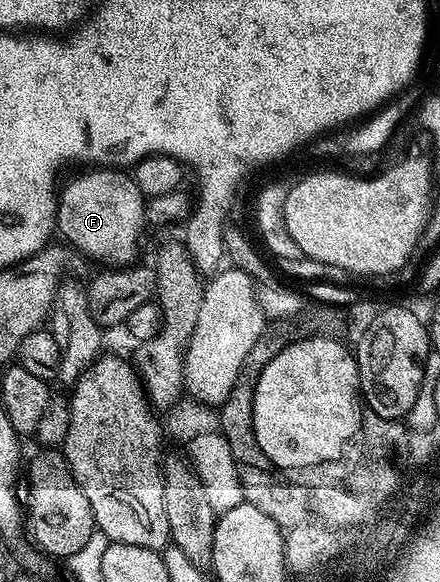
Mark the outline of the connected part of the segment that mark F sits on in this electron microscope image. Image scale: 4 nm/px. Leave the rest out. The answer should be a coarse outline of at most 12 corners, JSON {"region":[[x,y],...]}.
{"region":[[91,166],[57,192],[55,223],[87,256],[145,228],[134,175]]}

